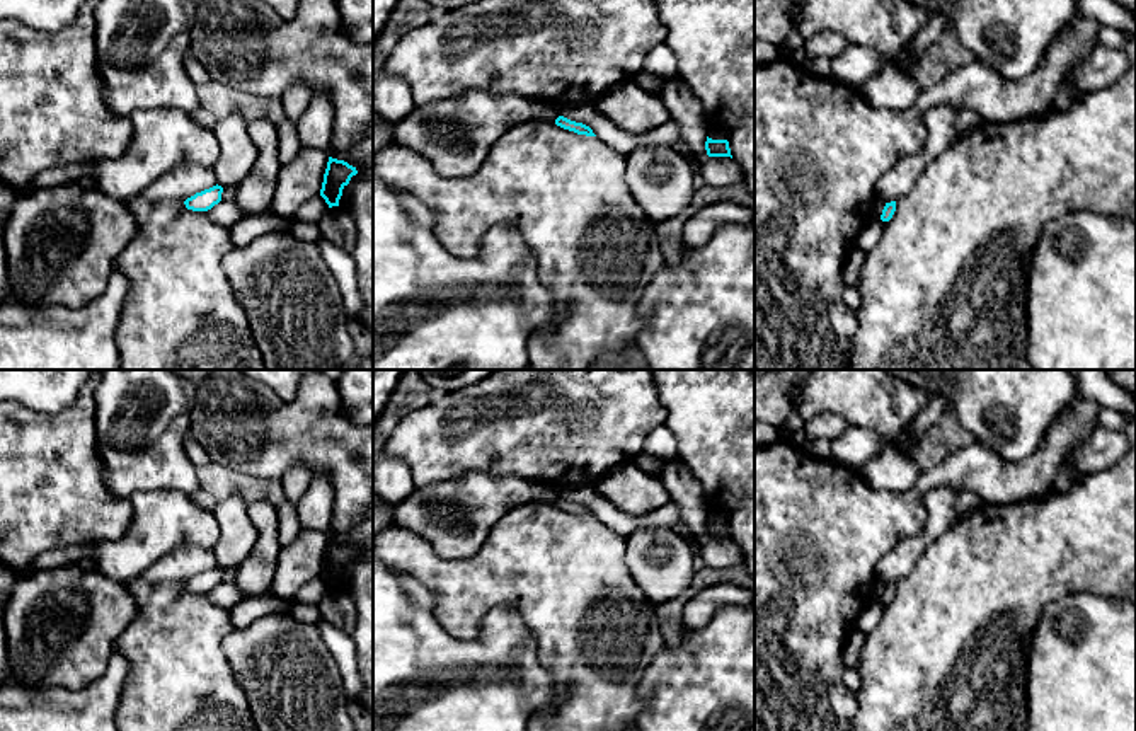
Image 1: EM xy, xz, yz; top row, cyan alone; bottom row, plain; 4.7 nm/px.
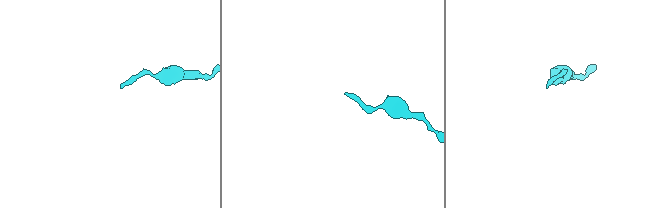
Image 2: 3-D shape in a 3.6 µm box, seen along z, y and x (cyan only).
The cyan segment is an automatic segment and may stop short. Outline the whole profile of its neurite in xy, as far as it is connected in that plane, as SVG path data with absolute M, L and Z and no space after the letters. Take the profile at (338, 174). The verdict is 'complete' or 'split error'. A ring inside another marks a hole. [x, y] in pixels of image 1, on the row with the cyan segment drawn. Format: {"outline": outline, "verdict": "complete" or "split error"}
{"outline": "M329 157L320 189L320 196L325 199L329 208L339 206L342 189L349 184L351 177L356 174L358 174L356 167L349 165L344 160Z", "verdict": "complete"}

